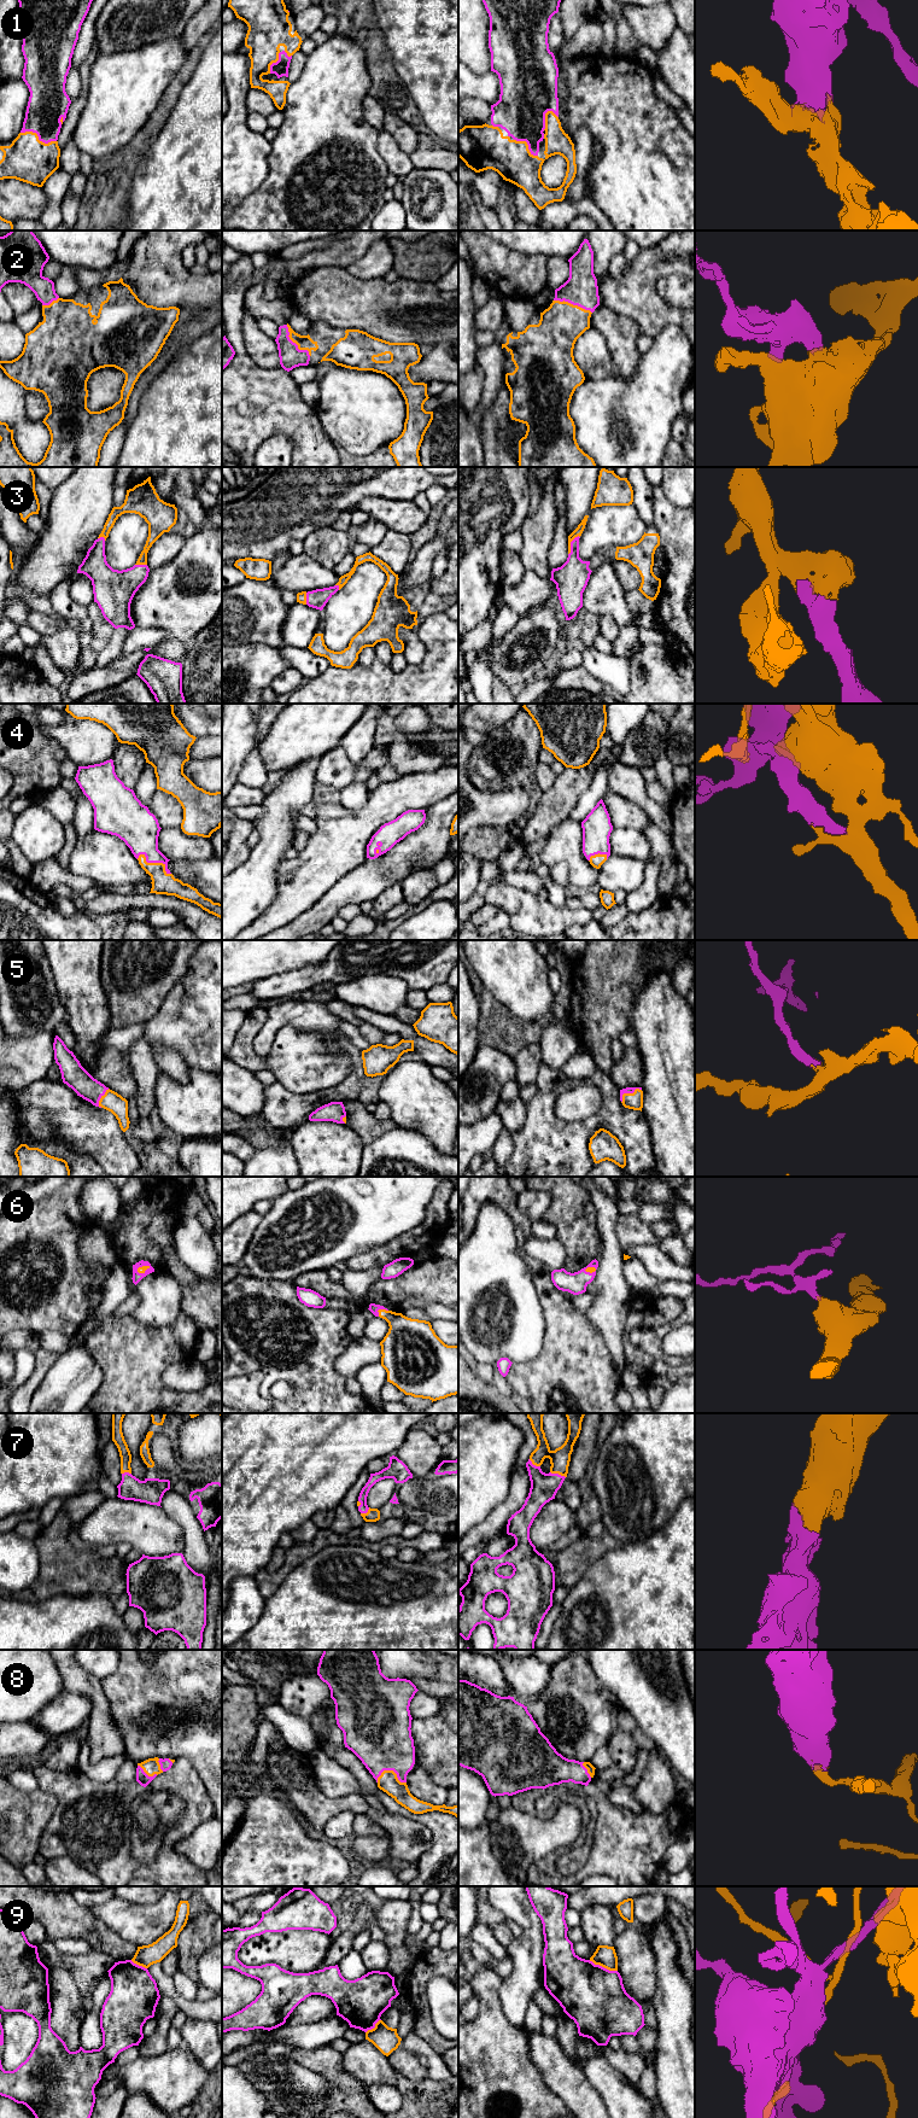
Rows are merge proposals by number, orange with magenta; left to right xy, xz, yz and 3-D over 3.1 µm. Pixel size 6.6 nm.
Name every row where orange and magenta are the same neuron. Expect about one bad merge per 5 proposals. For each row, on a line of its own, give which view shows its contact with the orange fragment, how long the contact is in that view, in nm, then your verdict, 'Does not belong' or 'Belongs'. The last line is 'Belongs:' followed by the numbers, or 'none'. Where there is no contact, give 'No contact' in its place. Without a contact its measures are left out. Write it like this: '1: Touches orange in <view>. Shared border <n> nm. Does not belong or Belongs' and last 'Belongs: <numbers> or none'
1: Touches orange in xy. Shared border 240 nm. Belongs
2: Touches orange in xz. Shared border 260 nm. Belongs
3: Touches orange in yz. Shared border 150 nm. Belongs
4: Touches orange in xy. Shared border 260 nm. Belongs
5: Touches orange in yz. Shared border 160 nm. Belongs
6: Touches orange in xz. Shared border 80 nm. Belongs
7: Touches orange in yz. Shared border 110 nm. Belongs
8: Touches orange in xz. Shared border 200 nm. Belongs
9: Touches orange in yz. Shared border 200 nm. Does not belong
Belongs: 1, 2, 3, 4, 5, 6, 7, 8

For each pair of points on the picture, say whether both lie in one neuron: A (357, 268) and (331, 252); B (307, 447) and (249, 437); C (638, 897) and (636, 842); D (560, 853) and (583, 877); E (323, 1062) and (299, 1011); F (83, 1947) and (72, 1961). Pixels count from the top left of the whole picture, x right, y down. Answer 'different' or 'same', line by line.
A: different
B: same
C: different
D: same
E: different
F: different

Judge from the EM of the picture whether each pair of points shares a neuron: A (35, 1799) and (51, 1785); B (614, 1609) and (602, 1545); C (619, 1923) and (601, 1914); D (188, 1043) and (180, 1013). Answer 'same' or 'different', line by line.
A: different
B: different
C: different
D: same

